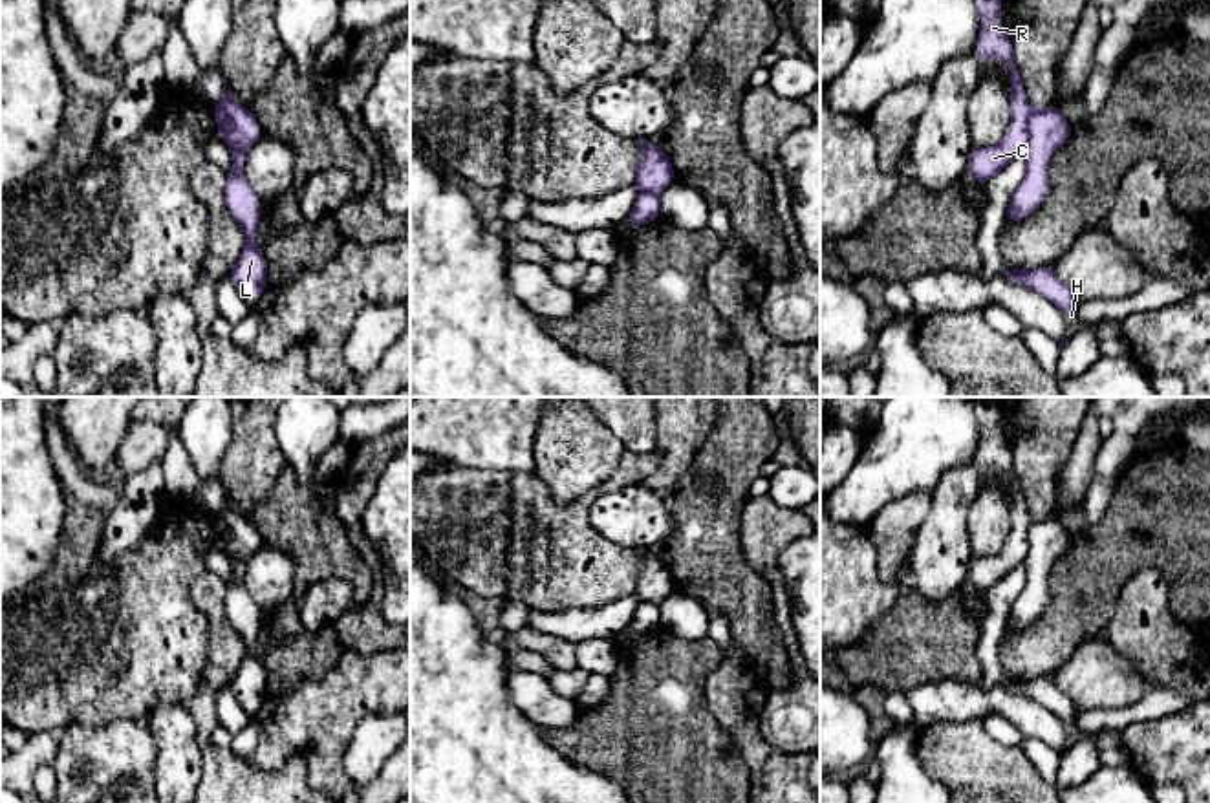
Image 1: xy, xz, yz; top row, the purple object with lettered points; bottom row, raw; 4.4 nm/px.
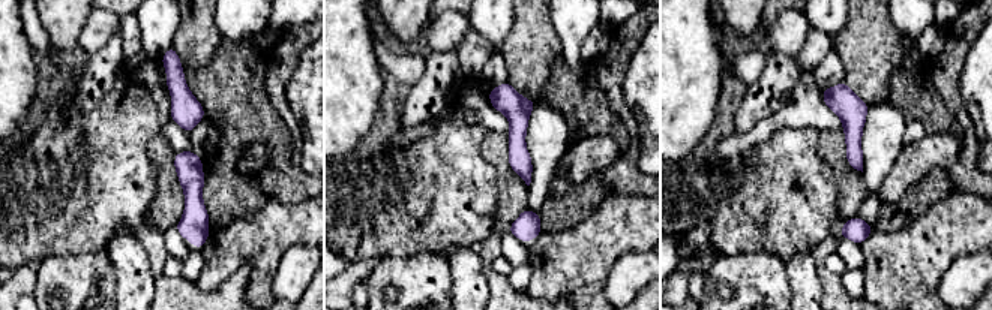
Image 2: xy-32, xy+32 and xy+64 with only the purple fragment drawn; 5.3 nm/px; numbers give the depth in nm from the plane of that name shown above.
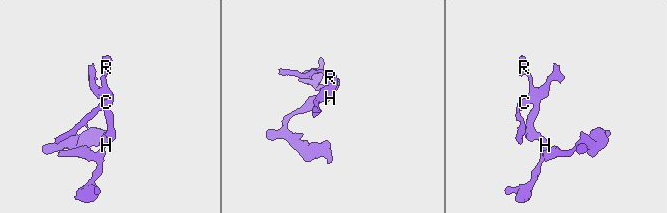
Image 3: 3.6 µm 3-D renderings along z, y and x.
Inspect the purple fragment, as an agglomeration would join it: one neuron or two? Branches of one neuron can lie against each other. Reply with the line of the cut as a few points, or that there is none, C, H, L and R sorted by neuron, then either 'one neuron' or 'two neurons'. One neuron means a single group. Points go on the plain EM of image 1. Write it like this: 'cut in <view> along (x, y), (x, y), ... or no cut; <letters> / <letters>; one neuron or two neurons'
cut in yz along (1031, 520), (1027, 555), (1022, 560); C R / H L; two neurons

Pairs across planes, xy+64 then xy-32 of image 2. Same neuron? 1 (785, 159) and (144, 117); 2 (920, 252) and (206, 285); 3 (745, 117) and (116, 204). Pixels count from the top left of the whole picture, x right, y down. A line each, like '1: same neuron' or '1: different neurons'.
1: same neuron
2: same neuron
3: different neurons

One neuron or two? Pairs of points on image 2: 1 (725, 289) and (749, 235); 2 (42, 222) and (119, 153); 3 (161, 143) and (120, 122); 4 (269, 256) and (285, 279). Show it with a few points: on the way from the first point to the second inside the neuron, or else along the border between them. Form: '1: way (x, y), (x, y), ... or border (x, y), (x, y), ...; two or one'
1: border (776, 255), (754, 252), (716, 256); two
2: way (62, 202), (99, 165); one
3: border (164, 135), (149, 143), (149, 157), (158, 172); two
4: border (302, 243), (290, 247), (281, 258), (272, 294); two

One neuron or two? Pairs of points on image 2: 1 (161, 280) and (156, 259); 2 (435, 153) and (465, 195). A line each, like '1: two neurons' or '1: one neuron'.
1: one neuron
2: one neuron

